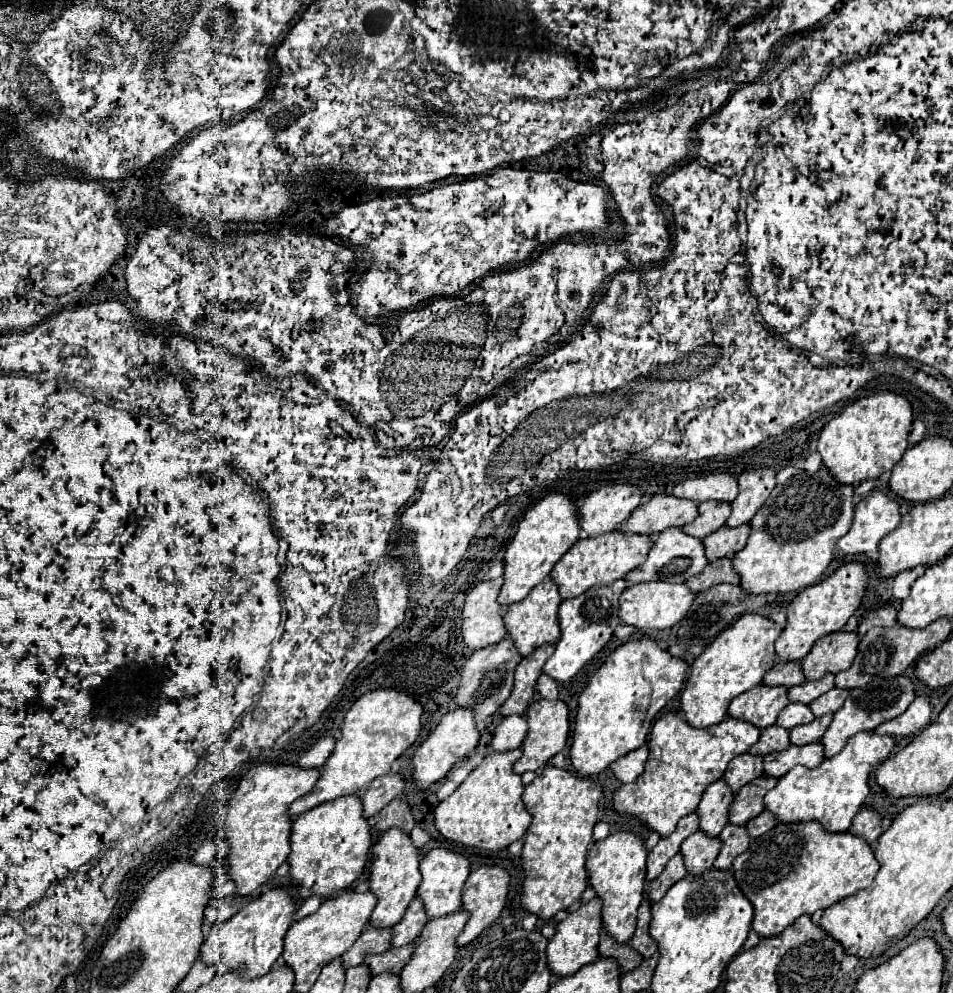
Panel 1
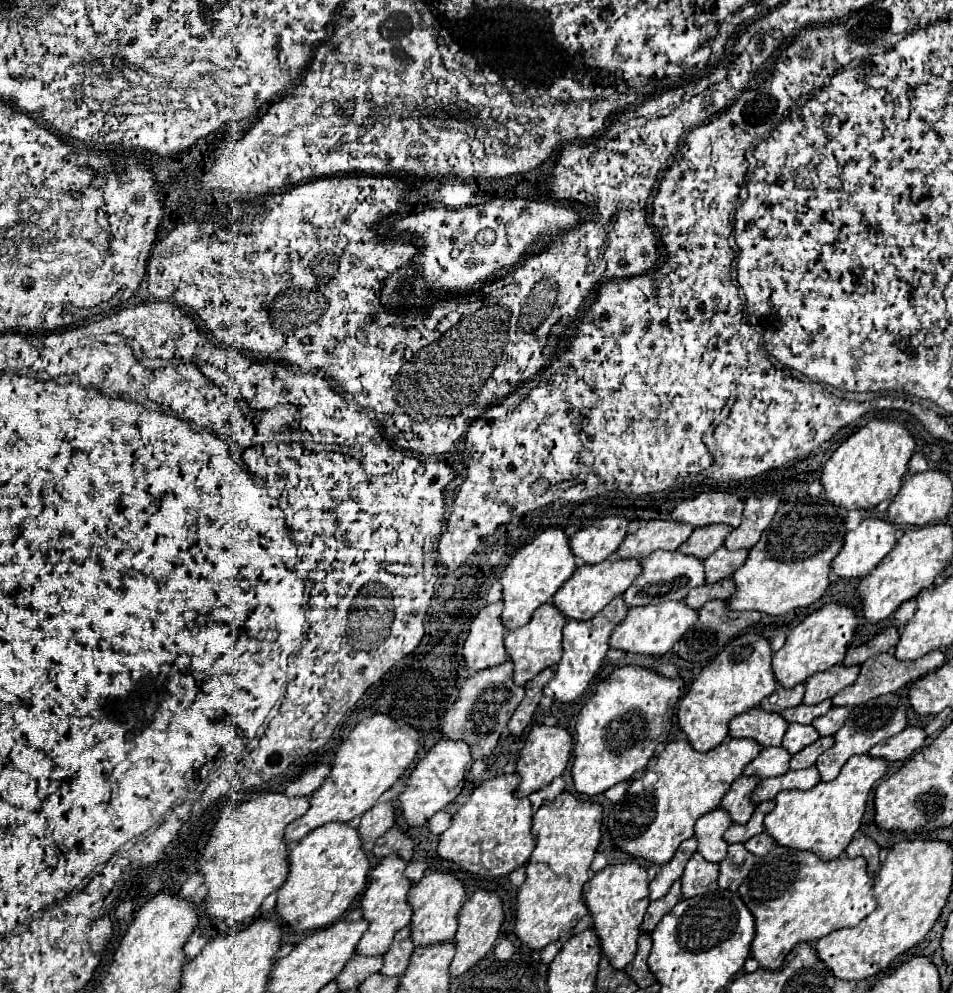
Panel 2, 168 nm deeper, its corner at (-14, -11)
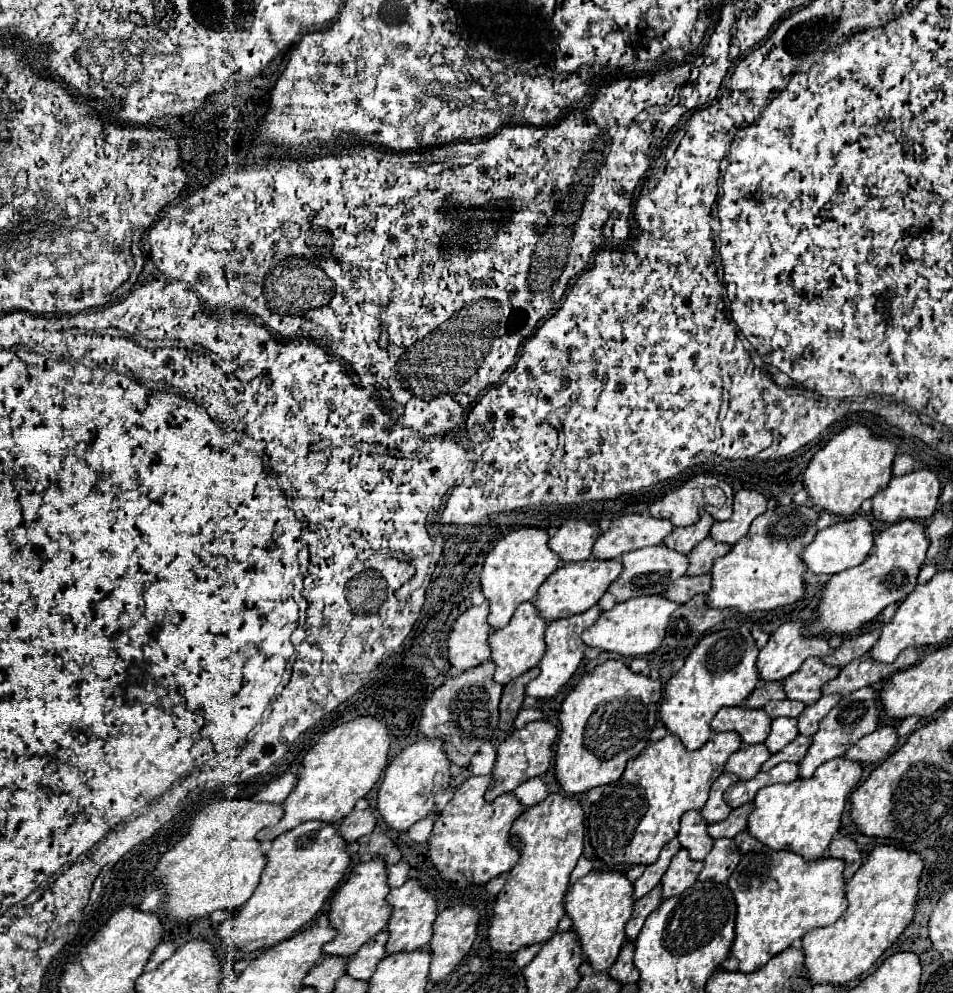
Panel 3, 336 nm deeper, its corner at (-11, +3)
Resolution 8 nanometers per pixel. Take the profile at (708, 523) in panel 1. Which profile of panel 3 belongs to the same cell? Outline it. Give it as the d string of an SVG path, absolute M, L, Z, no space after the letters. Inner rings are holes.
M704 512L702 518L700 518L696 524L684 526L684 528L676 528L676 530L664 540L664 544L666 544L668 548L672 548L672 550L680 550L682 554L690 554L690 550L692 550L698 542L702 542L704 538L710 536L710 528L712 528L714 522L716 522L716 520L714 520L708 512Z

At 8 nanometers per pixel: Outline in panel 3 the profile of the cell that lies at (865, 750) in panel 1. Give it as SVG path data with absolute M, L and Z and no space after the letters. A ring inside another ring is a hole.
M844 756L822 764L812 778L798 778L788 784L772 784L758 790L754 798L754 812L748 818L748 832L760 842L776 848L790 848L808 860L824 856L832 836L840 828L846 798L852 794L862 778L862 764L846 760Z

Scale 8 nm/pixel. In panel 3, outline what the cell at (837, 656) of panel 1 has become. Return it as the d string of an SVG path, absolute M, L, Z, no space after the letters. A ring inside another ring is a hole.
M808 658L800 670L784 678L786 696L790 700L800 700L806 706L814 704L822 696L822 686L828 680L834 680L840 674L840 668L824 664L820 658Z

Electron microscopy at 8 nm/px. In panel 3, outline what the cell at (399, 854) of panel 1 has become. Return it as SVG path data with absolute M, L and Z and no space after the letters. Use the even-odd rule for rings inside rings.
M382 856L354 866L348 872L348 878L342 882L342 886L332 896L328 918L330 918L330 924L338 928L338 936L324 946L324 952L330 956L354 956L356 950L364 942L368 942L380 930L384 930L392 914L392 906L386 902L388 892L390 892L388 866Z

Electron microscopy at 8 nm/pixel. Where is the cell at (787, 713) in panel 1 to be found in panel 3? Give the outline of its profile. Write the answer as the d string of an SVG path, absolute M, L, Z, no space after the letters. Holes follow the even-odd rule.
M776 718L772 720L772 732L766 738L766 746L772 754L780 752L786 744L790 744L798 736L798 720L796 718Z

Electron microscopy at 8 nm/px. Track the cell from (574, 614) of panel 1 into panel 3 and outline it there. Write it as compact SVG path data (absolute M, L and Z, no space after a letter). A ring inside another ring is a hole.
M592 606L590 610L582 612L582 614L574 614L572 618L560 618L556 622L550 622L548 624L548 630L546 630L546 654L540 662L540 674L538 678L534 678L528 686L526 686L526 694L528 696L534 696L534 698L550 698L554 696L570 678L572 674L578 670L582 658L584 658L584 650L586 650L586 644L582 642L582 632L586 628L590 628L598 618L600 618L602 610L600 606Z

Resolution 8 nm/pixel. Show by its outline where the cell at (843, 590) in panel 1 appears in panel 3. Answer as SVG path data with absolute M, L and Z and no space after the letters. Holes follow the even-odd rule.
M800 620L788 622L788 624L782 624L770 636L768 644L760 650L760 656L758 656L758 672L760 672L760 678L764 678L768 682L772 682L772 680L784 680L786 676L790 676L792 672L796 672L806 658L810 658L810 656L824 658L824 656L828 656L832 652L834 652L834 648L828 644L826 638L822 638L822 636L808 636L806 634L804 622L800 622Z

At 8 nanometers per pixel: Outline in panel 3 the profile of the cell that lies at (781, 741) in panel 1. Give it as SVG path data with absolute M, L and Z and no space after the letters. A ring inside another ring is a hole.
M764 742L762 744L748 744L730 756L730 760L726 762L726 770L736 774L740 780L750 780L760 772L762 764L770 756L772 754Z

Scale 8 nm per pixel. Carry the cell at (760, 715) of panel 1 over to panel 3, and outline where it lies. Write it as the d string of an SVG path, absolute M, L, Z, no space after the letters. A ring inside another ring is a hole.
M726 706L722 708L714 720L712 730L728 732L734 730L742 736L746 744L760 744L770 734L772 718L766 714L764 708L742 708L742 706Z

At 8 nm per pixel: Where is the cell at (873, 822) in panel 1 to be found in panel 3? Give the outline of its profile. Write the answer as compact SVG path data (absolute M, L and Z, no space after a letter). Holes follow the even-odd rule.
M838 836L832 840L830 848L828 848L830 856L832 858L844 858L846 860L846 870L844 870L844 878L852 878L854 872L862 866L864 858L862 858L862 852L858 848L858 844L850 838L850 836Z

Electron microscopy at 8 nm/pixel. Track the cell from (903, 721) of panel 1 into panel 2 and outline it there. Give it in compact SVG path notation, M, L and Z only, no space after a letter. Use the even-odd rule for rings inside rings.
M905 728L903 732L887 738L879 746L873 746L869 750L869 756L883 758L887 762L907 760L913 752L925 746L925 732L923 728Z

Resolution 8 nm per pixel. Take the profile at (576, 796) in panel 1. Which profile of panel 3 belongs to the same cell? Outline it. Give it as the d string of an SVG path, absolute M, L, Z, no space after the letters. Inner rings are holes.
M558 792L548 794L540 804L526 808L514 822L512 836L522 858L510 870L504 888L496 896L494 918L488 928L492 950L508 954L522 946L546 942L554 936L558 922L566 916L564 898L570 884L568 878L582 856L584 832L586 816L582 804L578 798L562 796Z

